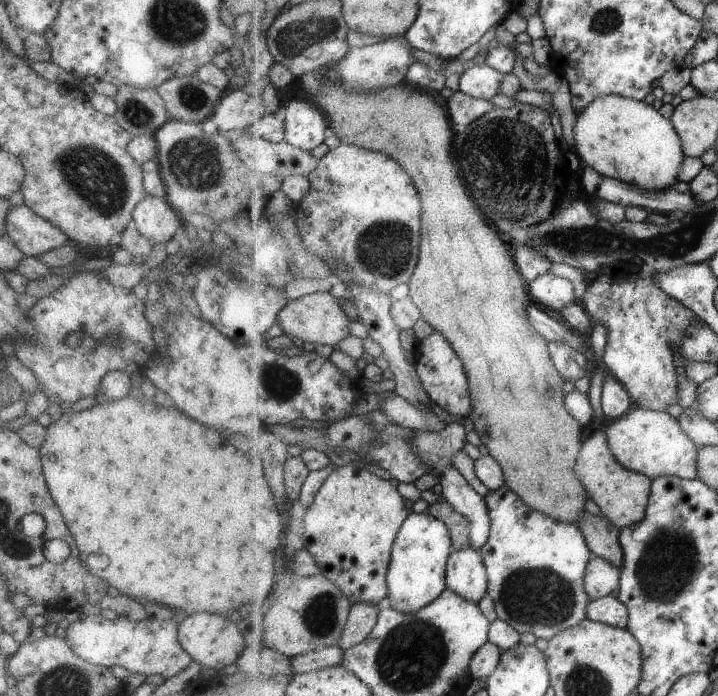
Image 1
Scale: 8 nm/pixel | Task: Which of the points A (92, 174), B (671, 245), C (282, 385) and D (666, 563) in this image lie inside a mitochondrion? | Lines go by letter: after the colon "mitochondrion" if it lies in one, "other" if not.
A: mitochondrion
B: mitochondrion
C: mitochondrion
D: mitochondrion

